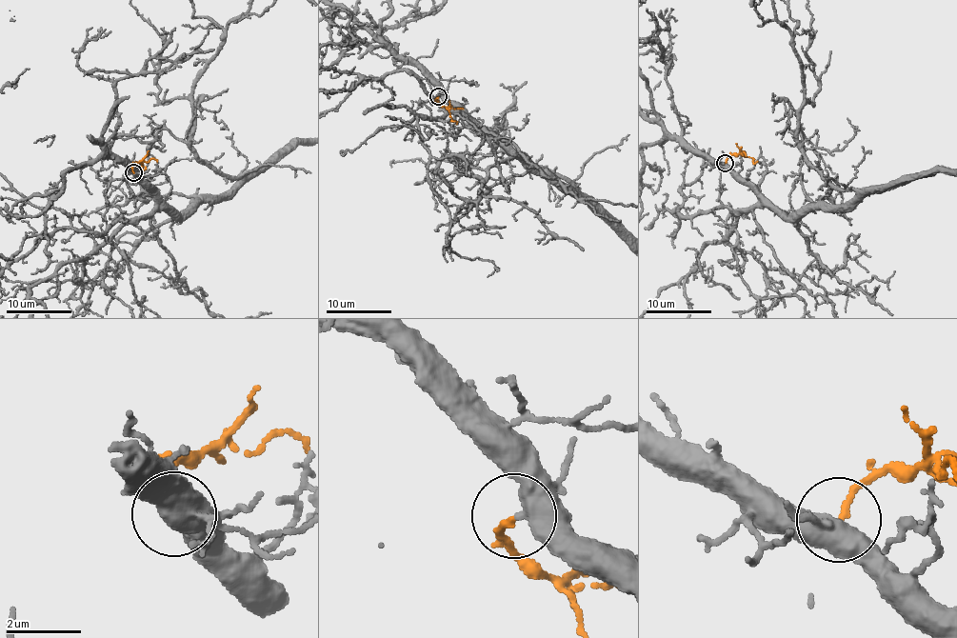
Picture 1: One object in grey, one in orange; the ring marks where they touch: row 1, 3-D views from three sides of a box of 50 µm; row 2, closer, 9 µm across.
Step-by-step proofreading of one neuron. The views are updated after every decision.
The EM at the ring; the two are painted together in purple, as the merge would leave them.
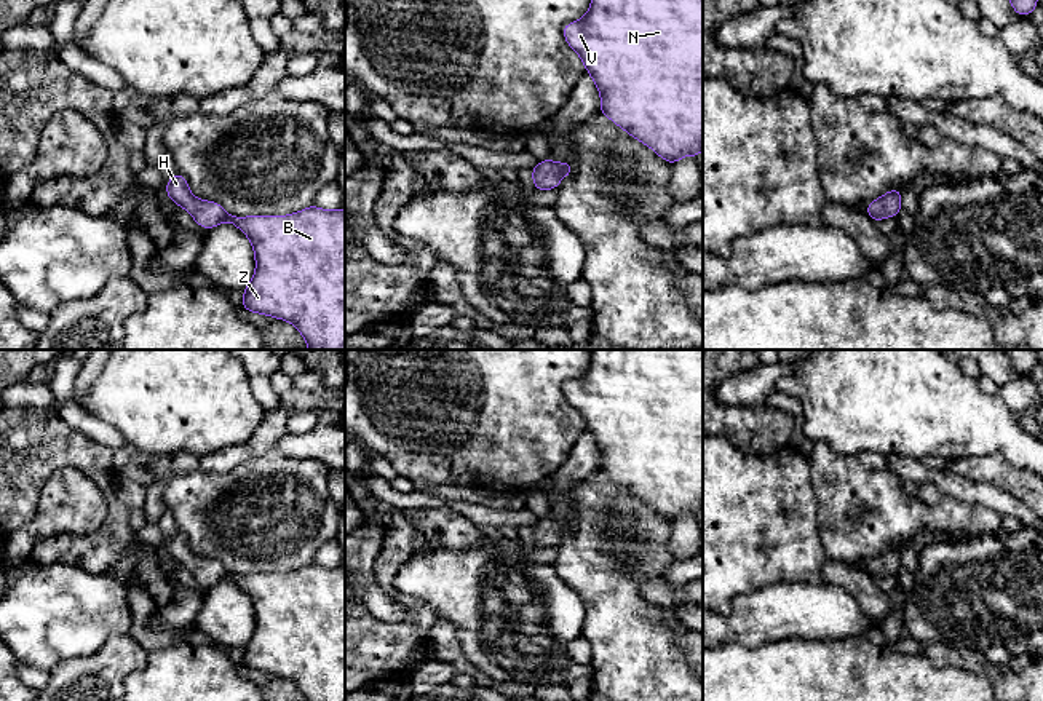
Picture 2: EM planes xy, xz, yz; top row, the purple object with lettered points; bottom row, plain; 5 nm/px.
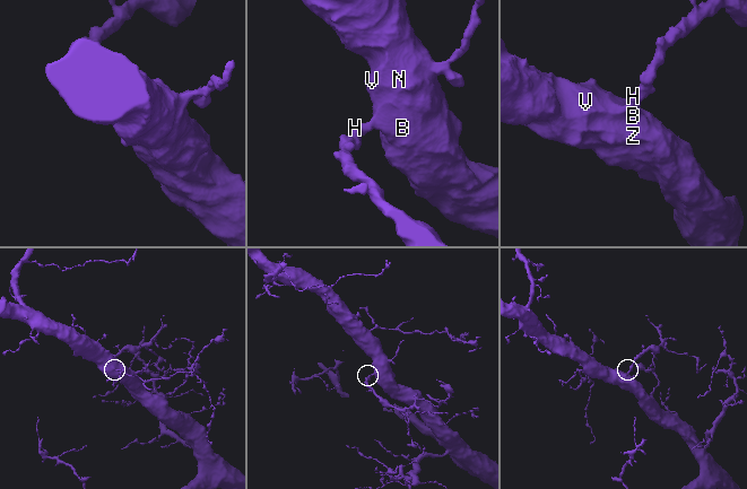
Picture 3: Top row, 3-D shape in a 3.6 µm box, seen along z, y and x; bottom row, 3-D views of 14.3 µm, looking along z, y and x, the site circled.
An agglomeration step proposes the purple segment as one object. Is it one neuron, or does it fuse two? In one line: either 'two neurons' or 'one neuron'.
one neuron

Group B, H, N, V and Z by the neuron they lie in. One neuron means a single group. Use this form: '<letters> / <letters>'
B H N V Z

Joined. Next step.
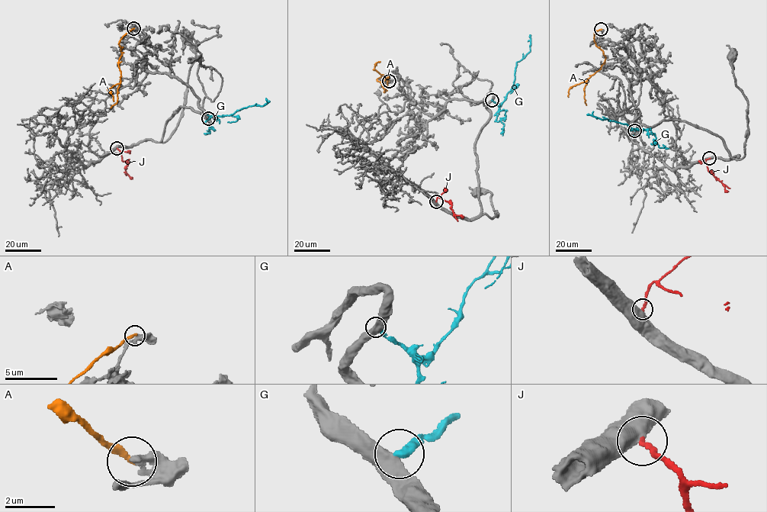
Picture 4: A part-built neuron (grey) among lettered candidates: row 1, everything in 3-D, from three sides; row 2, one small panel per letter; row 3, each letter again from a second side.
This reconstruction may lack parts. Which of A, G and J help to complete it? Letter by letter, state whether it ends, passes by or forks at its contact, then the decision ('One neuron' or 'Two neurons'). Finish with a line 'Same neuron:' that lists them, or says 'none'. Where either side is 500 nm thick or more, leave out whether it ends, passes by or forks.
A: It ends there. Two neurons
G: It ends there. Two neurons
J: Two neurons
Same neuron: none

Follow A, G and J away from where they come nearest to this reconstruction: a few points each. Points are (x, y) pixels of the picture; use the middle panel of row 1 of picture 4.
A: (388, 81), (382, 77), (377, 78), (385, 88), (385, 91), (386, 76), (374, 69), (375, 63), (380, 62)
G: (492, 100), (499, 104), (505, 100), (514, 82), (516, 63), (530, 51), (529, 35)
J: (436, 201), (438, 197), (449, 201), (454, 213), (463, 217)

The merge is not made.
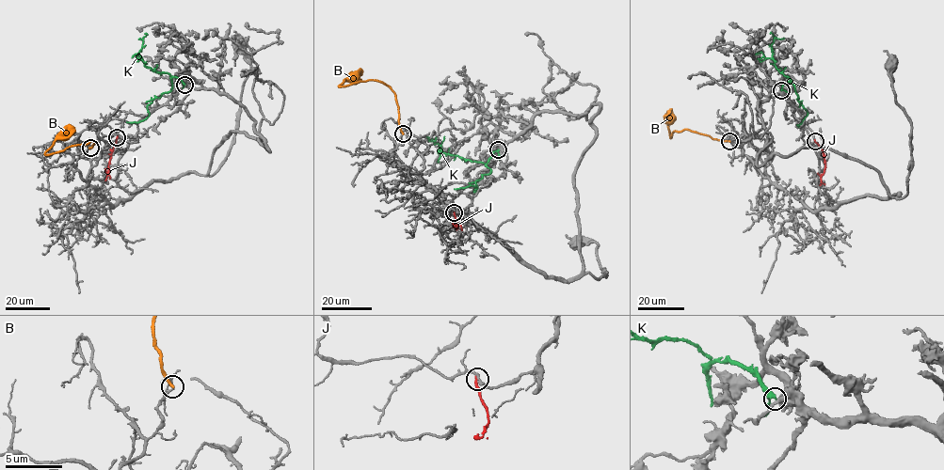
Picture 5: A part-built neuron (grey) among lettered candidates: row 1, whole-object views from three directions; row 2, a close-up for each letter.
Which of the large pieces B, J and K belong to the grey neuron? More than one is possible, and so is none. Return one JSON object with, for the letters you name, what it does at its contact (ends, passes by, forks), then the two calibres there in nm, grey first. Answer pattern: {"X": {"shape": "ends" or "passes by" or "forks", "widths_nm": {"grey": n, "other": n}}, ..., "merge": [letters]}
{"merge": []}

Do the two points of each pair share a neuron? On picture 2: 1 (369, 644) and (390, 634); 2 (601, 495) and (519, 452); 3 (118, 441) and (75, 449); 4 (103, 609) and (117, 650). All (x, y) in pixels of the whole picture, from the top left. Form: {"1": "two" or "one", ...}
{"1": "one", "2": "two", "3": "two", "4": "two"}

